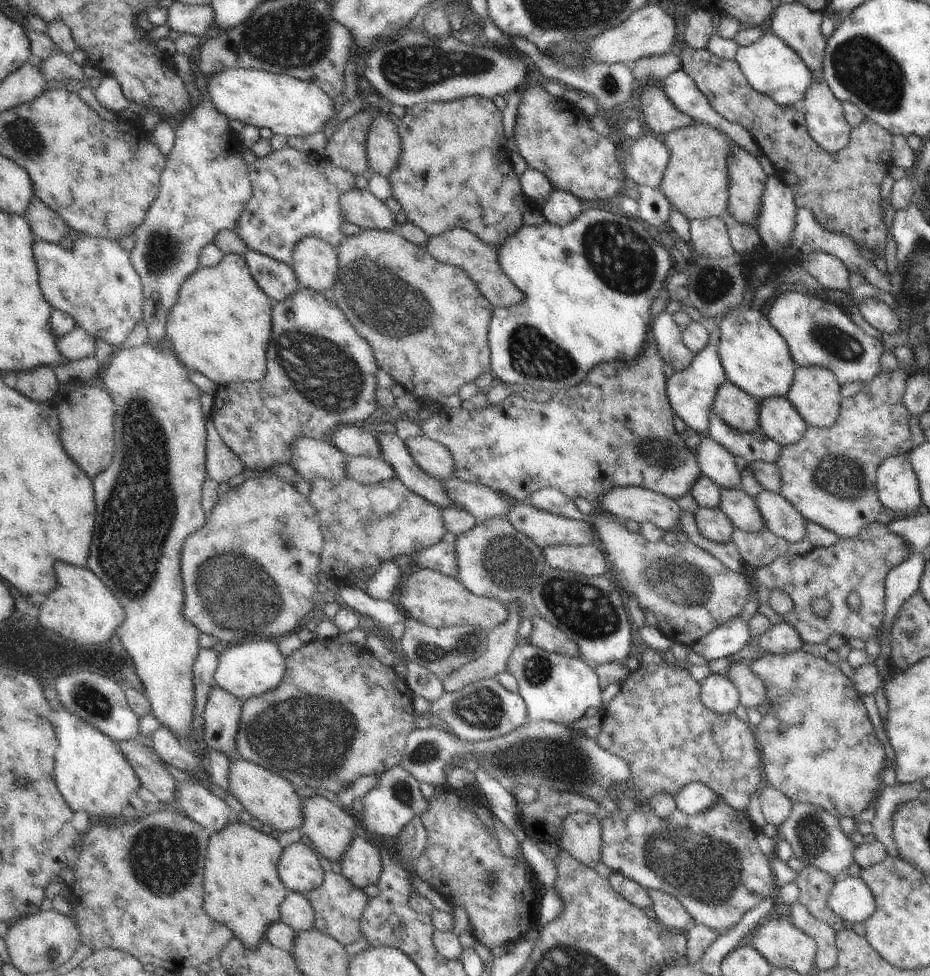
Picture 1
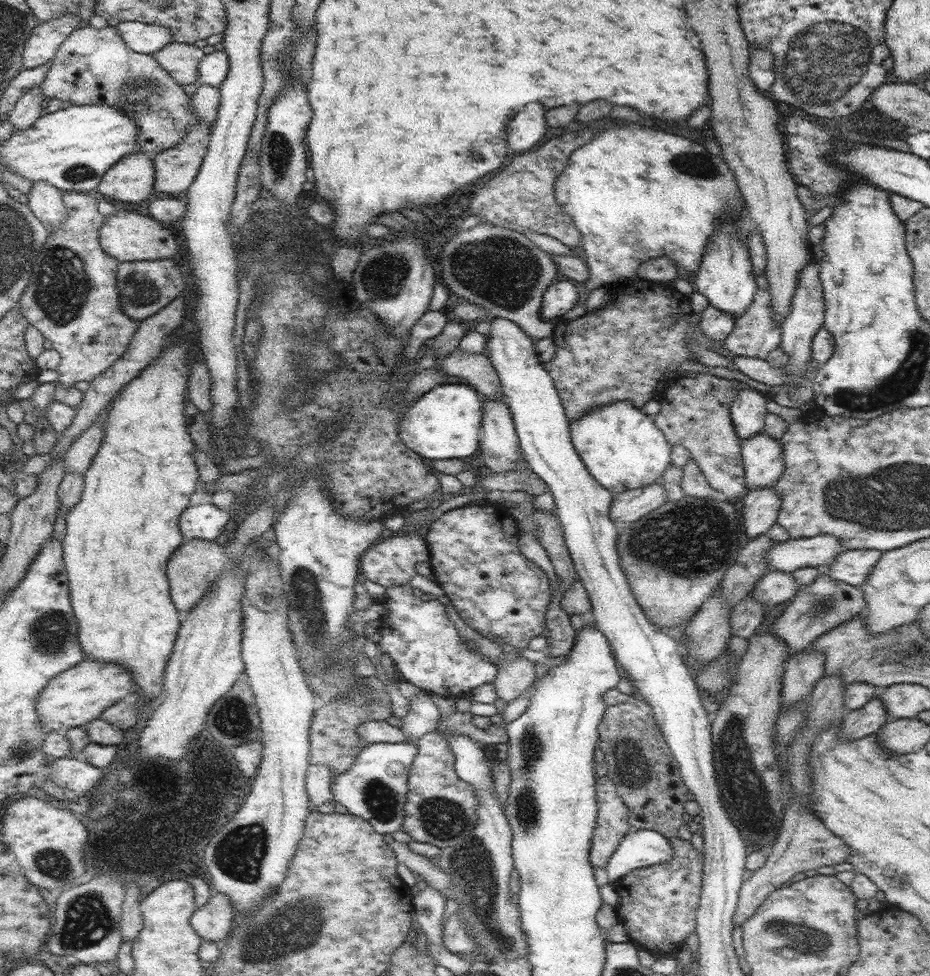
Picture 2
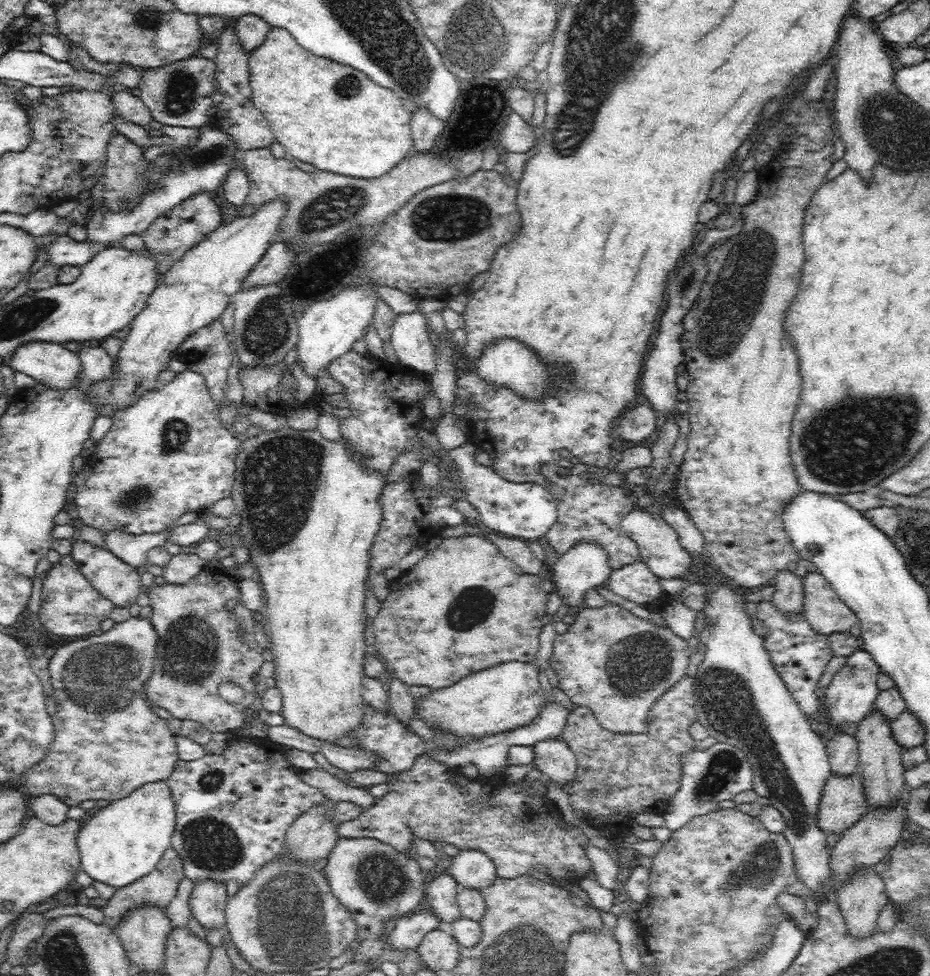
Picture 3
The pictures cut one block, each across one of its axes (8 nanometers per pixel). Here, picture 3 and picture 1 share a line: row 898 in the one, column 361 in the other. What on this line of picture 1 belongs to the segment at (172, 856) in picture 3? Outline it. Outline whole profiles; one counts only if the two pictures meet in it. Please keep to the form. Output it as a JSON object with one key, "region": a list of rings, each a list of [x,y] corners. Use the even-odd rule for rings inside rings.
{"region":[[[364,109],[346,119],[334,130],[330,139],[327,140],[326,147],[320,153],[322,158],[328,158],[333,165],[345,168],[353,173],[364,172],[366,169],[370,169],[365,140],[368,136],[368,131],[372,121],[372,116],[368,112],[365,112]]]}

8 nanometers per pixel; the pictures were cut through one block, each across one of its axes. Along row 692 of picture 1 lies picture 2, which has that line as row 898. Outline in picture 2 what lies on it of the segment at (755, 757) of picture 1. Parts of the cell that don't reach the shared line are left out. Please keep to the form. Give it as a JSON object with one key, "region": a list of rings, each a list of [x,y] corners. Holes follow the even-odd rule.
{"region":[[[673,836],[669,841],[674,855],[670,862],[631,870],[615,886],[618,893],[616,909],[619,922],[627,928],[632,942],[657,957],[678,953],[682,944],[686,943],[688,934],[695,932],[697,908],[703,885],[703,854],[698,852],[690,841],[682,840],[678,836]]]}

